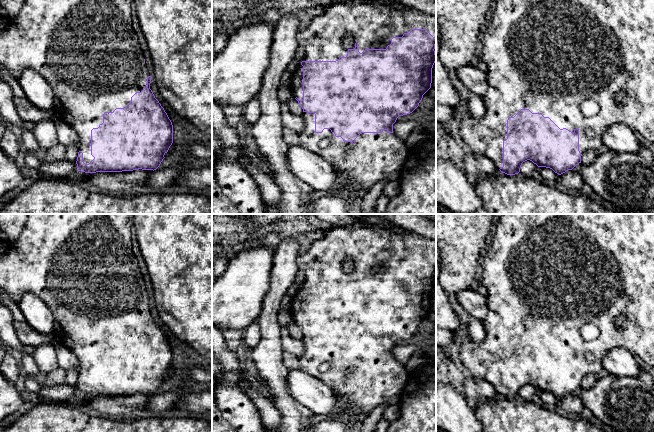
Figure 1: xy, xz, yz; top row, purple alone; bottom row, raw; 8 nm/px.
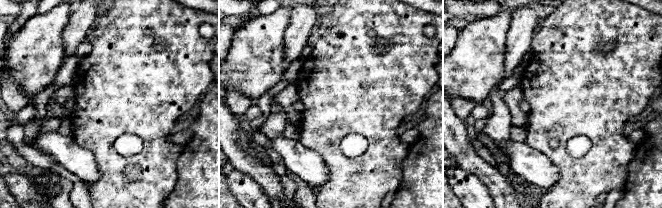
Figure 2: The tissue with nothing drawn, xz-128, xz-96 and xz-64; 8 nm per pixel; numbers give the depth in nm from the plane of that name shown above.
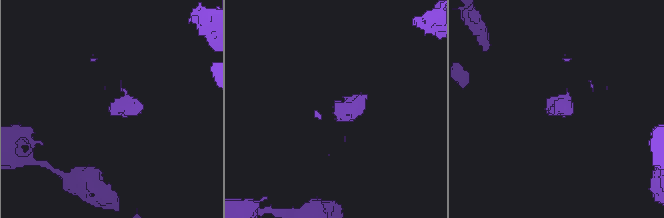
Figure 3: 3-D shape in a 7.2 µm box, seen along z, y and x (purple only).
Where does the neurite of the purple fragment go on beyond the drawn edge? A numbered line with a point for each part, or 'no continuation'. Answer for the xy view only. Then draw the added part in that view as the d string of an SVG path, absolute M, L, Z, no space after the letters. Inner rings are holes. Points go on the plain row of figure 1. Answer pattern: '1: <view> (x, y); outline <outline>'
1: xy (82, 266); outline M28 214L19 238L0 255L0 292L5 292L17 304L24 292L31 292L47 305L54 317L53 333L60 339L63 346L70 349L78 358L79 375L83 377L85 388L89 388L94 383L91 379L91 354L103 347L105 336L126 331L136 316L141 316L147 311L147 302L151 300L151 295L144 286L142 271L132 251L132 234L132 219L129 214Z

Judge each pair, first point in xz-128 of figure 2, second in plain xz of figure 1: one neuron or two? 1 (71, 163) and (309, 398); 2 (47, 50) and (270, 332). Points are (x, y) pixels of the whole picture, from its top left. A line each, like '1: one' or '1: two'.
1: one
2: two

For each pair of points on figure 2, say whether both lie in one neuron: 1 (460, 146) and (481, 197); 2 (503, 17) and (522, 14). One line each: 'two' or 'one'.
1: two
2: two

